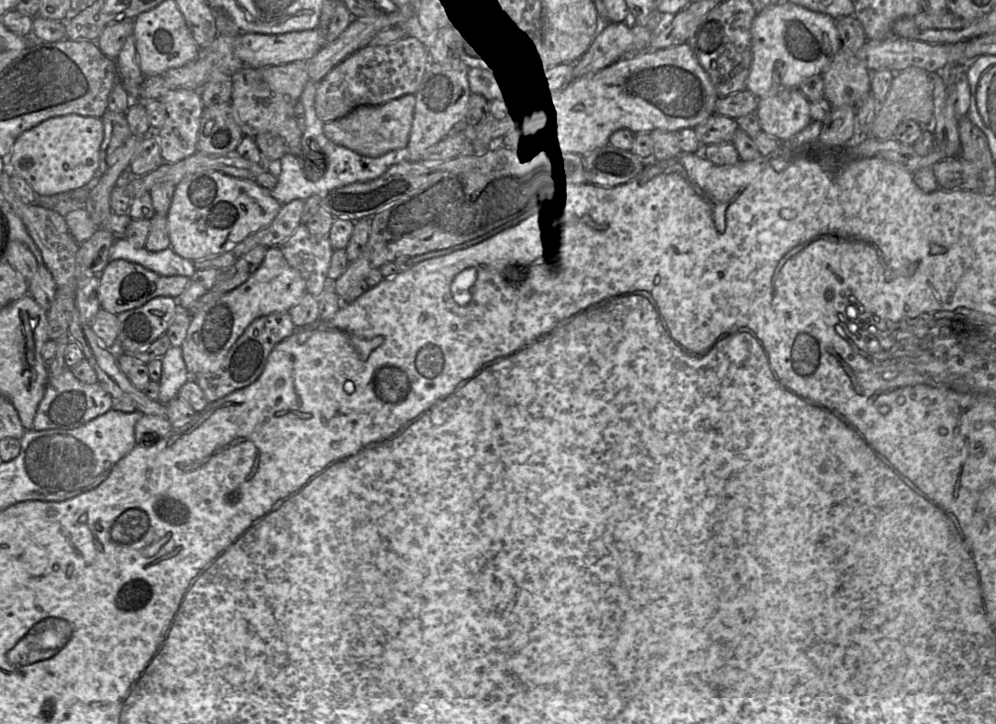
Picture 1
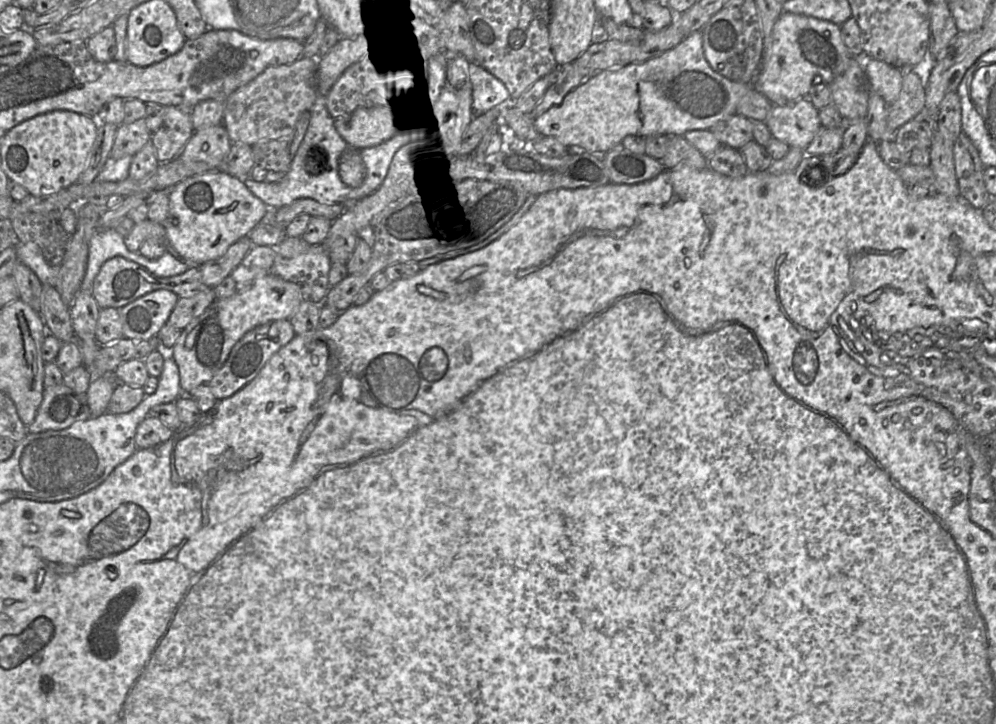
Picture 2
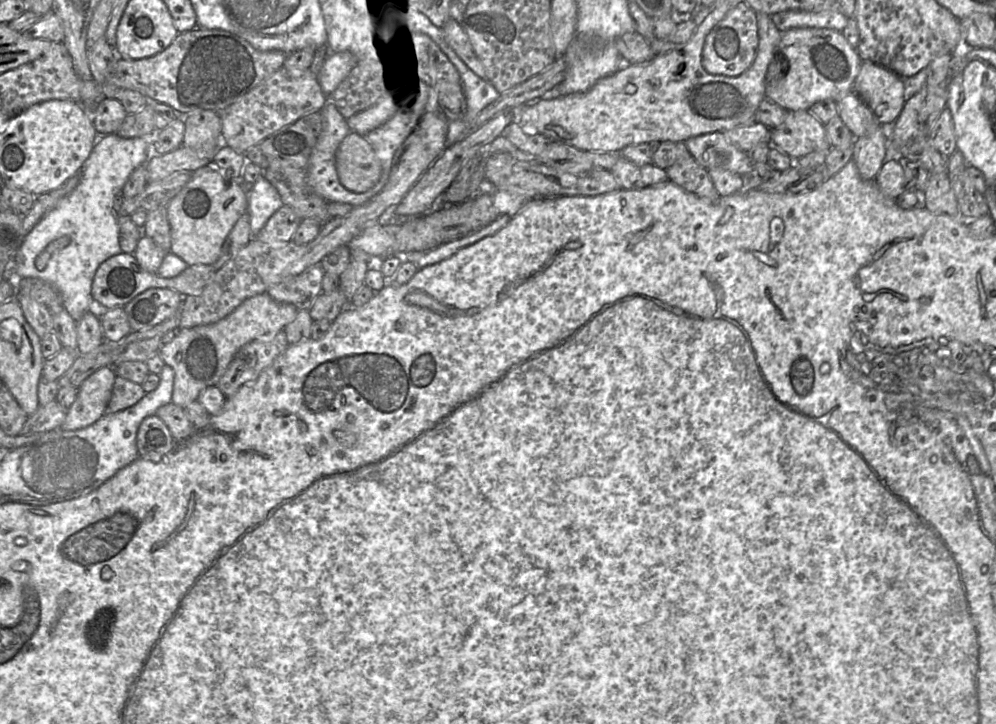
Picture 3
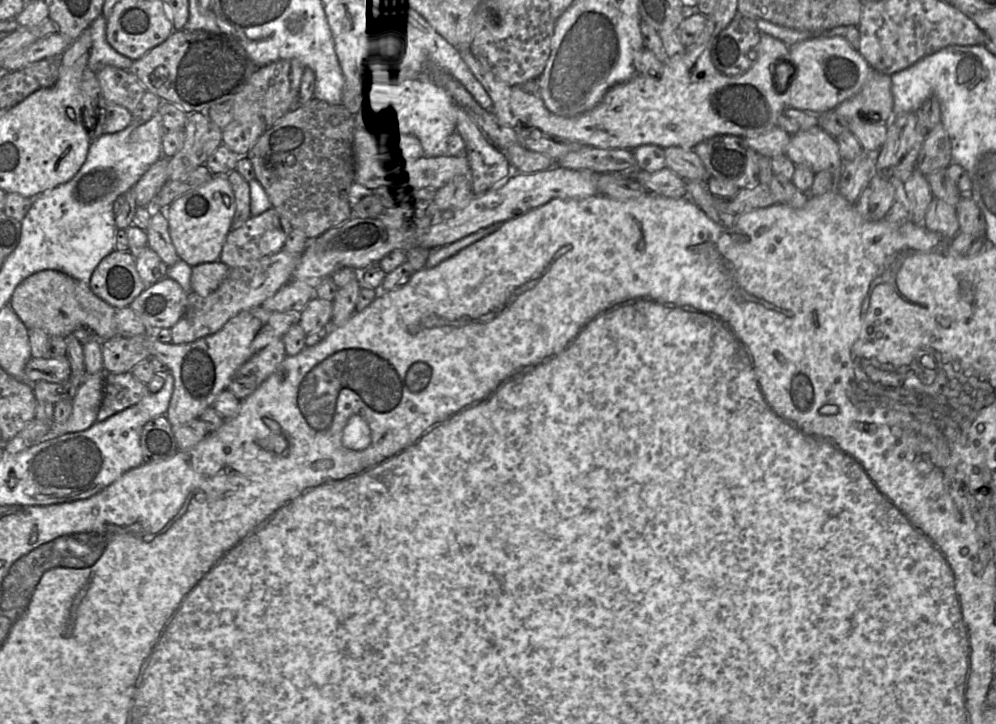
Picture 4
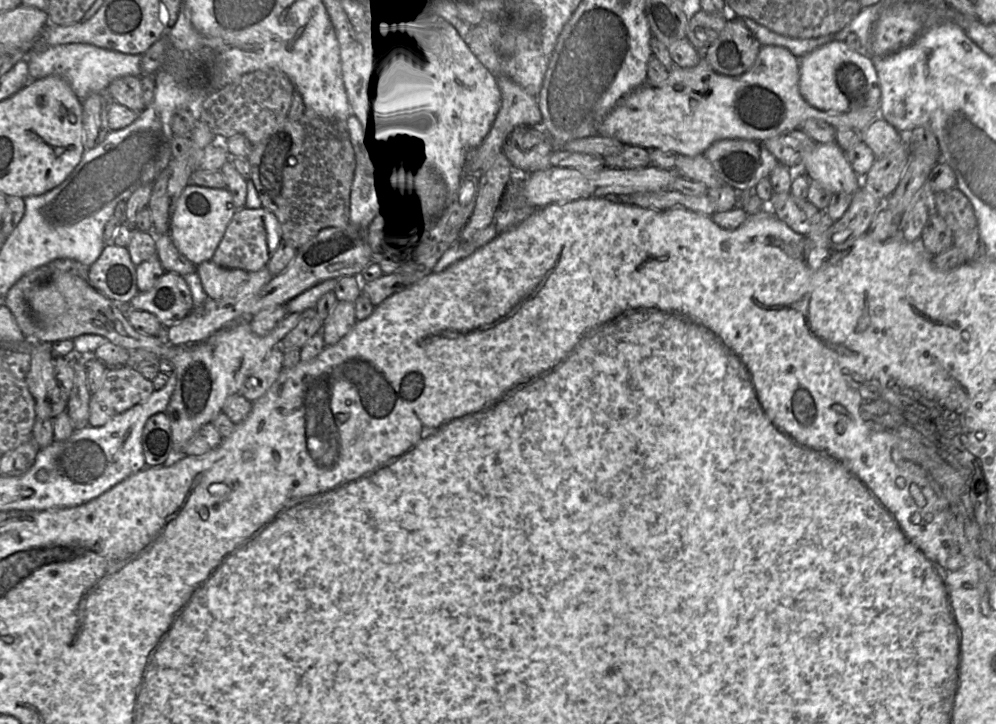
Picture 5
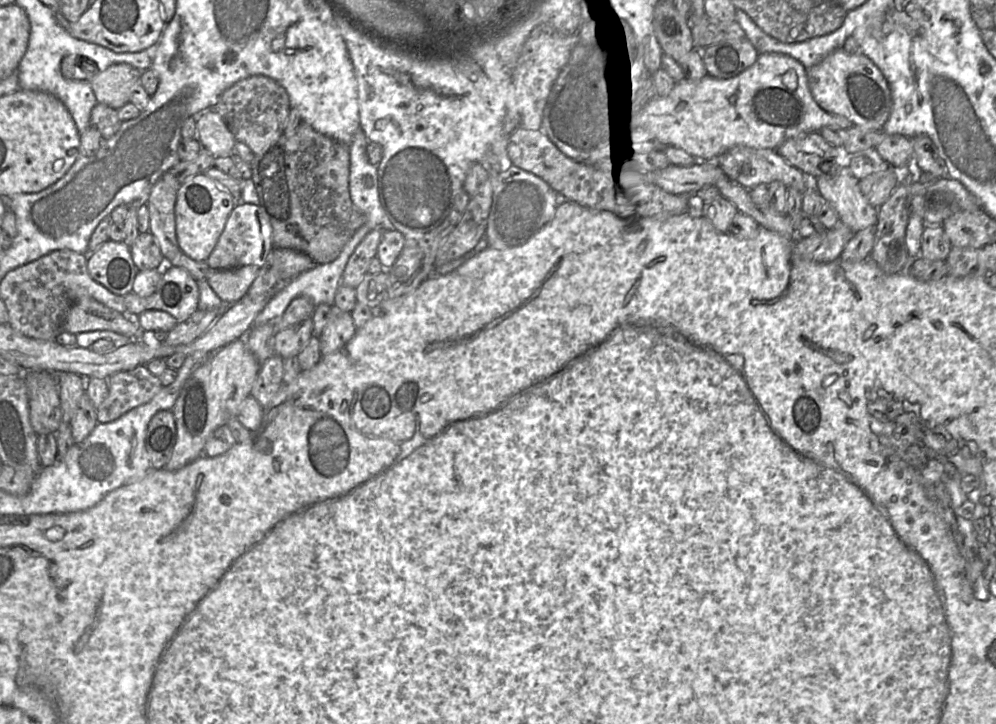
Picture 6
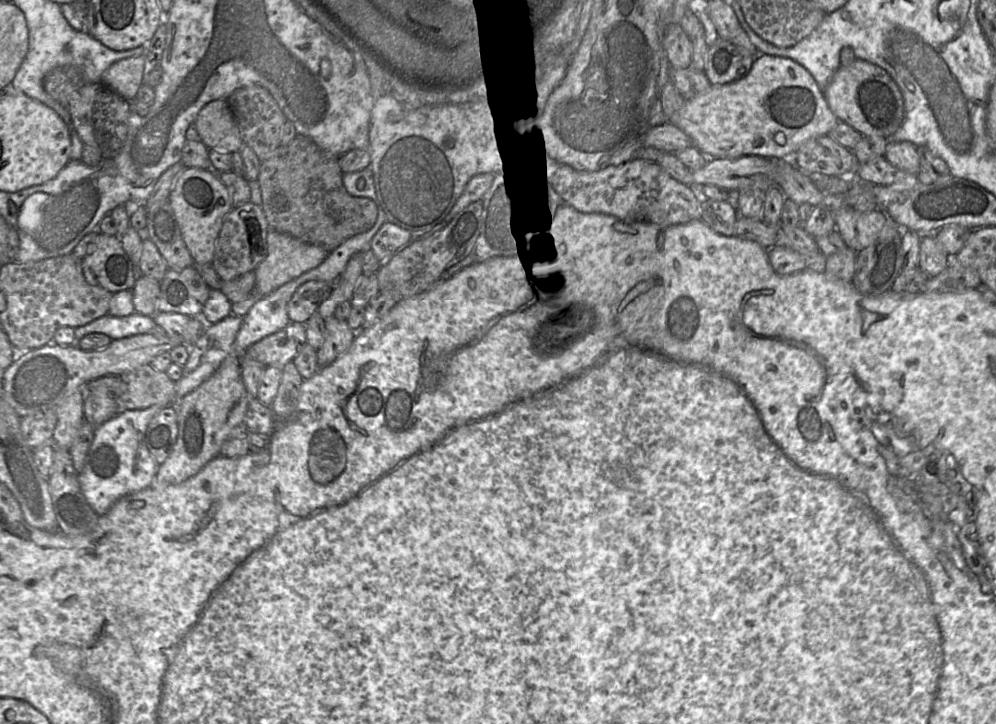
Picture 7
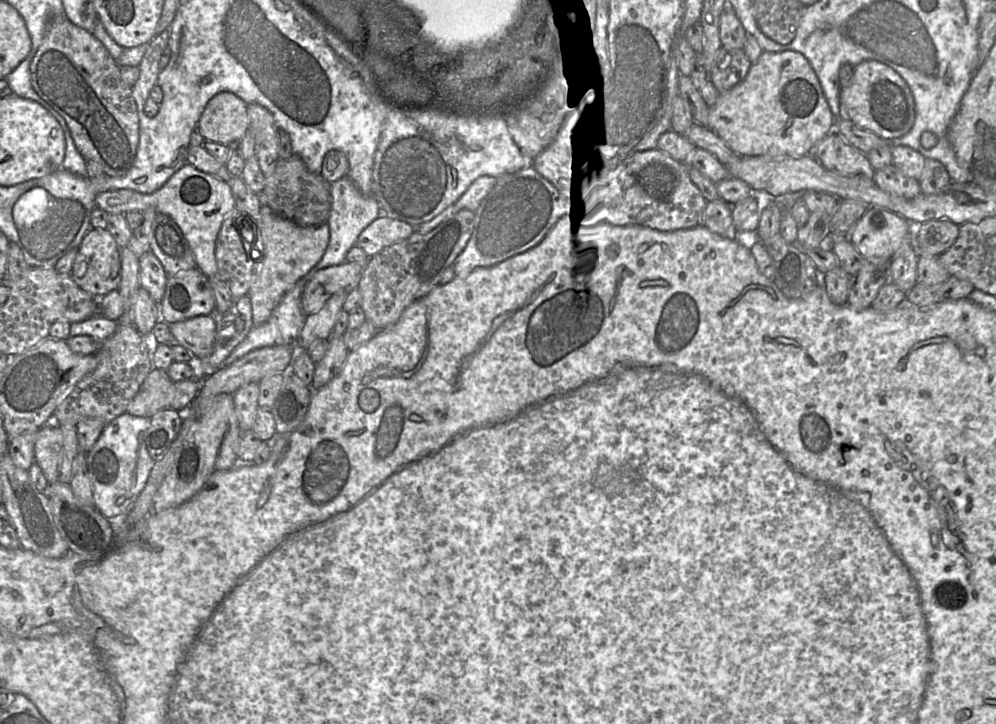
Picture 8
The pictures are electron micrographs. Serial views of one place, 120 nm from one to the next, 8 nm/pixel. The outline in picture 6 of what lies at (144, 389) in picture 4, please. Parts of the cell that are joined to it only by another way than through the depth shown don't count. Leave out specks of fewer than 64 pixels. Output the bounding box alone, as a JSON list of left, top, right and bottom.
[96,365,162,423]

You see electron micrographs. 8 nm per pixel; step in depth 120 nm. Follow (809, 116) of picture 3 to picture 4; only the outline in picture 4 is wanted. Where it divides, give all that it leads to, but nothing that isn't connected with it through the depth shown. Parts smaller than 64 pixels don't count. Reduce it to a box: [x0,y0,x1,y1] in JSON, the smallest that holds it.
[785,125,842,173]

